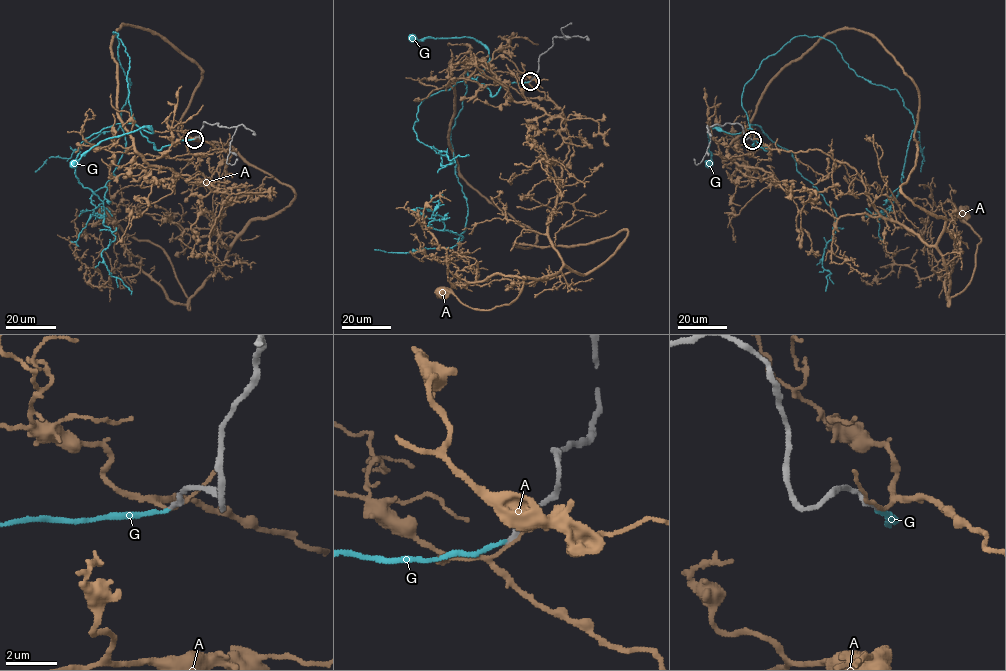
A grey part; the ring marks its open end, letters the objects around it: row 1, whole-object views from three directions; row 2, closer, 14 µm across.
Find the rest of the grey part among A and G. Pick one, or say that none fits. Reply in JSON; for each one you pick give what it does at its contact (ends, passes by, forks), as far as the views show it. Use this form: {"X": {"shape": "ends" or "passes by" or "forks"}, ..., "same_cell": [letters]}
{"G": {"shape": "ends"}, "same_cell": ["G"]}

